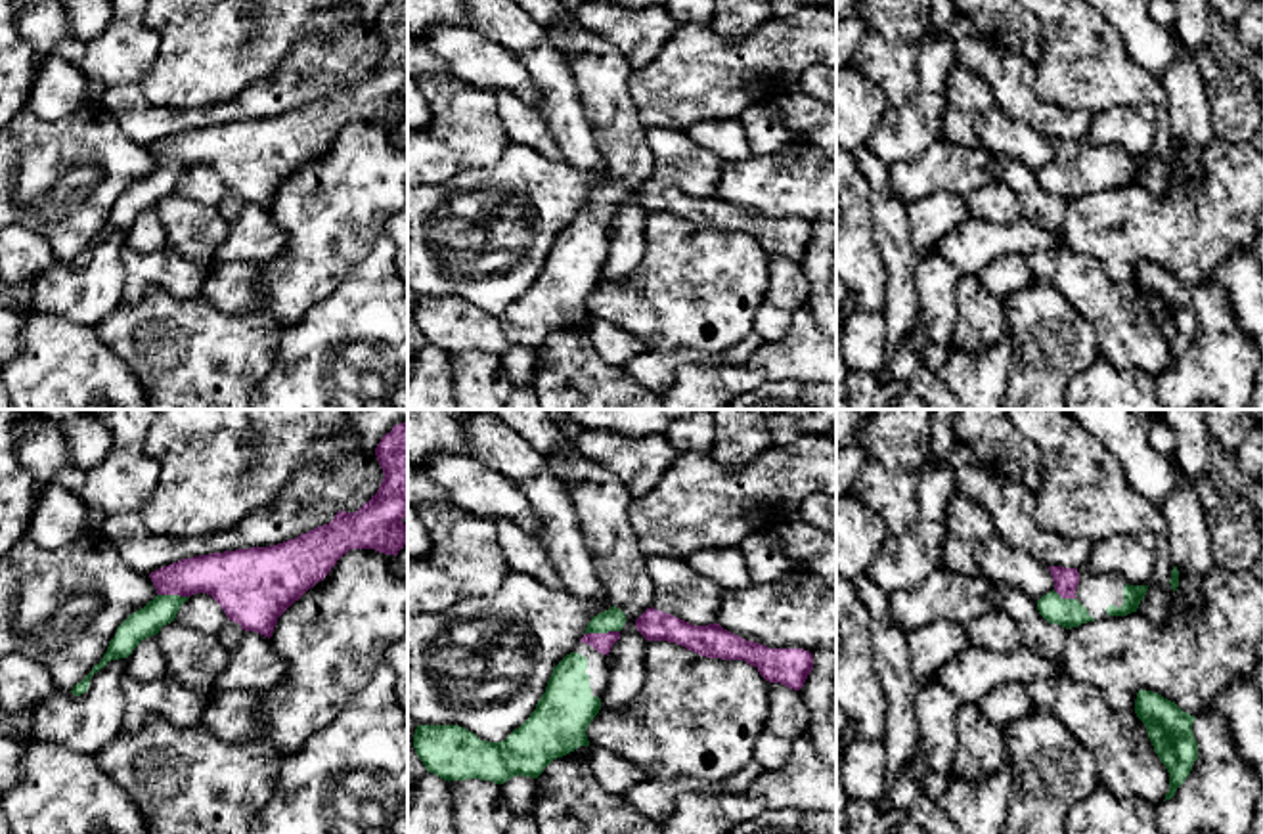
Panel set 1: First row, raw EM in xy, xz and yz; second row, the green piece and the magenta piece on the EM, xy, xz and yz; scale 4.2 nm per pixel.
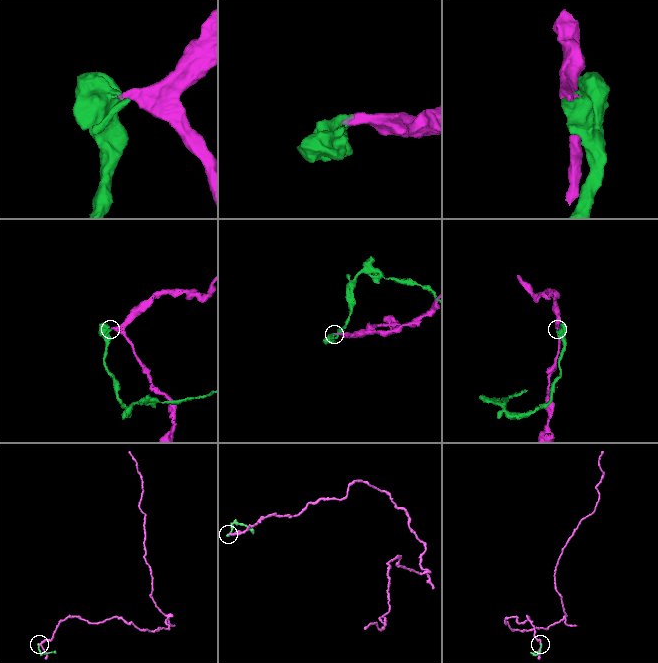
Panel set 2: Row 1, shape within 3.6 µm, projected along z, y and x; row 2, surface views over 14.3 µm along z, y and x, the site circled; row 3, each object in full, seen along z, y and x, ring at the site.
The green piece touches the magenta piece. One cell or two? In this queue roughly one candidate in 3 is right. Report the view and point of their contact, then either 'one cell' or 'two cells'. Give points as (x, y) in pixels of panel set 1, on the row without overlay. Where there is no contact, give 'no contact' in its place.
xz (601, 203) | one cell

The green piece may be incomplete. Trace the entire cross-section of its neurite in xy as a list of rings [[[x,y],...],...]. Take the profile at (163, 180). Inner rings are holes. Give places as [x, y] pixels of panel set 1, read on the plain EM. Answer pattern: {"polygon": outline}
{"polygon": [[[408,0],[387,4],[377,15],[375,27],[385,50],[377,65],[356,84],[339,82],[329,96],[277,117],[199,126],[151,143],[149,149],[157,161],[157,168],[117,199],[101,233],[71,264],[75,268],[84,266],[94,245],[111,231],[128,230],[144,210],[157,207],[163,197],[174,193],[180,178],[195,165],[210,166],[222,178],[228,191],[239,195],[241,201],[270,210],[277,189],[310,159],[321,153],[350,121],[375,121],[396,128],[408,115],[408,96],[402,94],[408,86]]]}

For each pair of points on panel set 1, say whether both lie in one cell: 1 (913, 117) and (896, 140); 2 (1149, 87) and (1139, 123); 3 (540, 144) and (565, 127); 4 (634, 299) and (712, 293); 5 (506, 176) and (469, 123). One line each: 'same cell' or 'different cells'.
1: same cell
2: different cells
3: different cells
4: same cell
5: different cells

